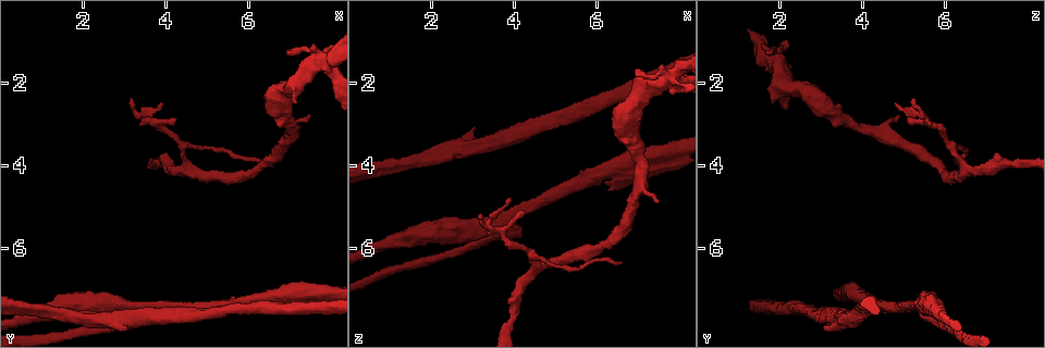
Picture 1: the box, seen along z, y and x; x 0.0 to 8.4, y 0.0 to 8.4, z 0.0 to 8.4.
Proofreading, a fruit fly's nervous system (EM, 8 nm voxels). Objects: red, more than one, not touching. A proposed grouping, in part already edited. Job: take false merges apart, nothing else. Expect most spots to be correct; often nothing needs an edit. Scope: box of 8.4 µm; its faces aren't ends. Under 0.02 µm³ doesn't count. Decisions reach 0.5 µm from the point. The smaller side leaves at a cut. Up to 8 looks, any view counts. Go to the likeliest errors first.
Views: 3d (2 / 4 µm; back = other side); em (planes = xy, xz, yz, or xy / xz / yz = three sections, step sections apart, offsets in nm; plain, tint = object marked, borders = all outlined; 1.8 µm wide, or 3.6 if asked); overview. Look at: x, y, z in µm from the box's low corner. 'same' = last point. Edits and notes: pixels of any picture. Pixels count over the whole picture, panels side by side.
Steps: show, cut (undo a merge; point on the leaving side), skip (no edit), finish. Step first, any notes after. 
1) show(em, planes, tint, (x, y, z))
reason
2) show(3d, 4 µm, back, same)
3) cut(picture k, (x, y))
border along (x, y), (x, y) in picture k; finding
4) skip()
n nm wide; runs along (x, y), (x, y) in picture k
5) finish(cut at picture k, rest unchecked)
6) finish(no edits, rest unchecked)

show(em, 3.6 µm, planes, tint, (7.85, 1.60, 1.95))
two arms at a narrow angle

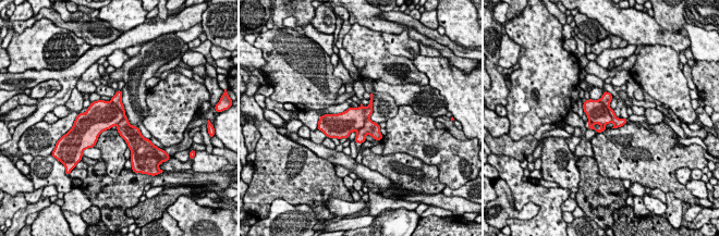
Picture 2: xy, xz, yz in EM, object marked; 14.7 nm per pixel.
cut(picture 2, (124, 128))
380 nm wide; the part that leaves runs along (119, 94), (133, 147) in picture 2; two neurons meet here

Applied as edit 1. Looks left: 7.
show(overview)
see it whole again

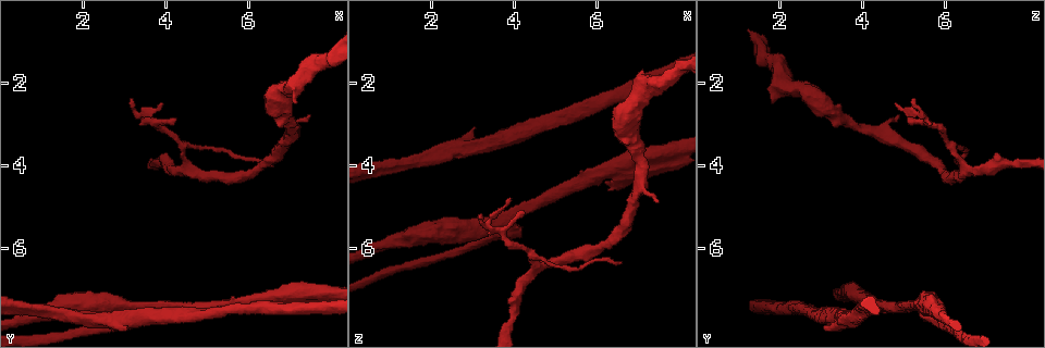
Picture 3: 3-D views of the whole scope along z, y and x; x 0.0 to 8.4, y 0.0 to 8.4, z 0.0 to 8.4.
show(em, planes, tint, (3.25, 7.40, 5.45))
sharp bend

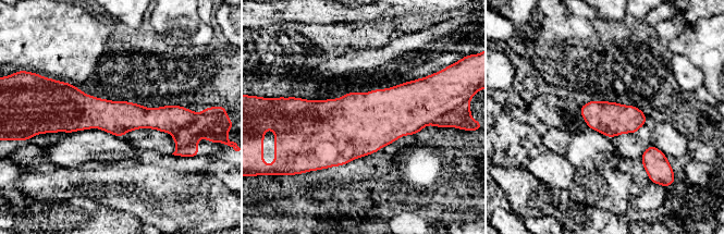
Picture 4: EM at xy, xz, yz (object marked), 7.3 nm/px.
cut(picture 4, (212, 123))
border along (195, 114), (186, 125), (171, 133) in picture 4; two neurons meet here

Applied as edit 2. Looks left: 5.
show(overview)

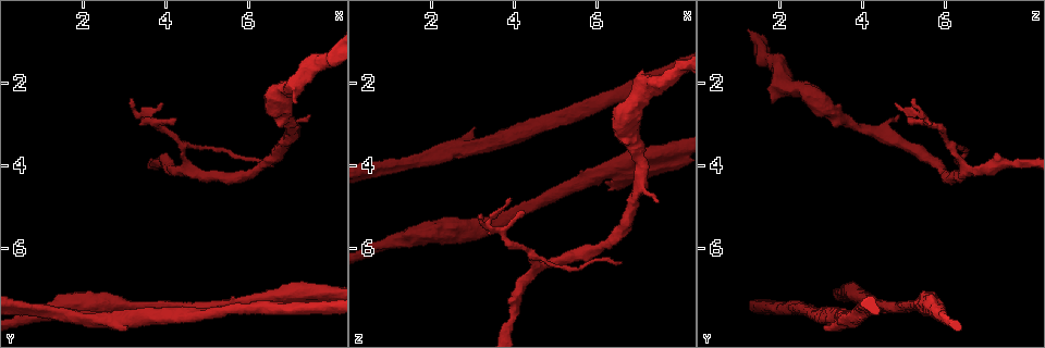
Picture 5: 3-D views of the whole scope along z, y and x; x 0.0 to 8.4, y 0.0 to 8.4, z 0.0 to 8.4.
show(em, planes, tint, (6.80, 2.65, 3.25))

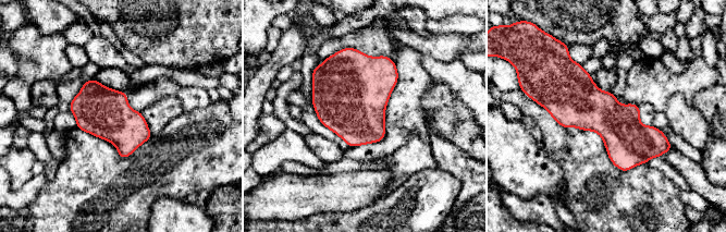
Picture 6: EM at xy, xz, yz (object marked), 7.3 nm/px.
skip()
all the same neuron

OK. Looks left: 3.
finish(cut at picture 2, cut at picture 4, rest unchecked)

